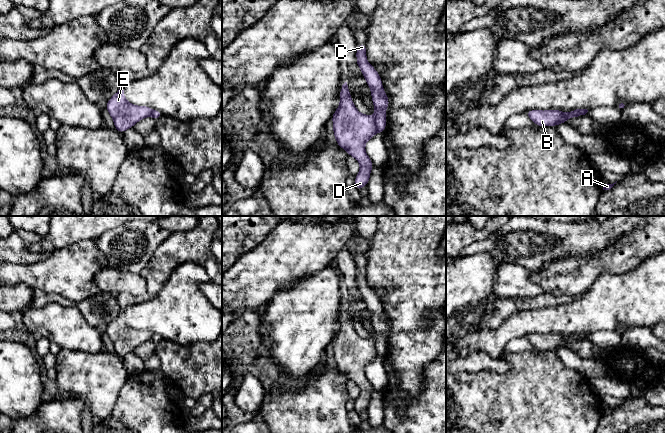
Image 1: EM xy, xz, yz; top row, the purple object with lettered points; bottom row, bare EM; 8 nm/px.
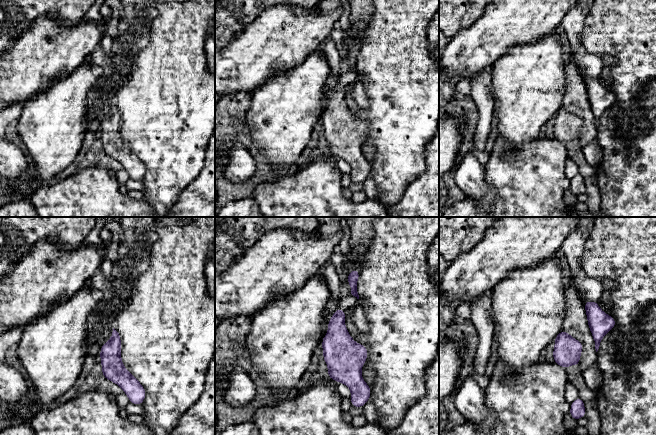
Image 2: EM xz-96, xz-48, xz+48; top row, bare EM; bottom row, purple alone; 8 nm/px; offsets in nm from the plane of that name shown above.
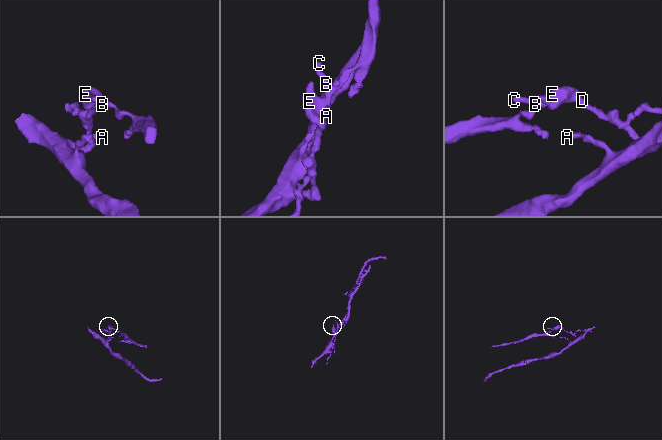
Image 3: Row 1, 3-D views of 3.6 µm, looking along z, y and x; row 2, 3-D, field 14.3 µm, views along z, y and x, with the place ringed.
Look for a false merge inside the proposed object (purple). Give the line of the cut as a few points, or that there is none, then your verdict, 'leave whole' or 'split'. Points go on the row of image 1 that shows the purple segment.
cut in xz along (374, 116), (377, 131); split

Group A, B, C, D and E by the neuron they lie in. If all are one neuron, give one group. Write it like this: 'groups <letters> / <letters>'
groups A D E / B C

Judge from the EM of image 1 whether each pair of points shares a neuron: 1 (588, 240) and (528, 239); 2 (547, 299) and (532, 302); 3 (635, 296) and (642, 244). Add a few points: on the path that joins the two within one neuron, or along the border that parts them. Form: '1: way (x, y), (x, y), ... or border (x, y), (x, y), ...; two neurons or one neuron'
1: way (573, 240), (543, 240); one neuron
2: way (543, 300), (536, 302); one neuron
3: border (654, 253), (640, 265), (617, 274); two neurons

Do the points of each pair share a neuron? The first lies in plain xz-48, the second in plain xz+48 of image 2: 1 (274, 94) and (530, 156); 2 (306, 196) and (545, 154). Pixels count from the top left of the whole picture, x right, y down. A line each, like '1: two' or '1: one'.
1: two
2: one

